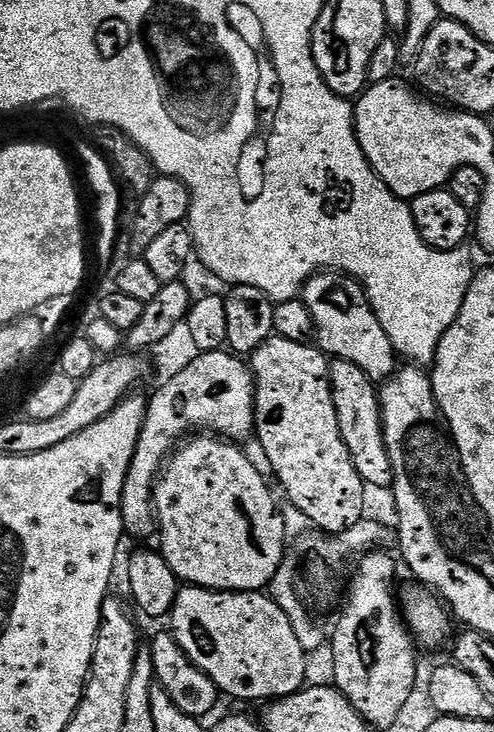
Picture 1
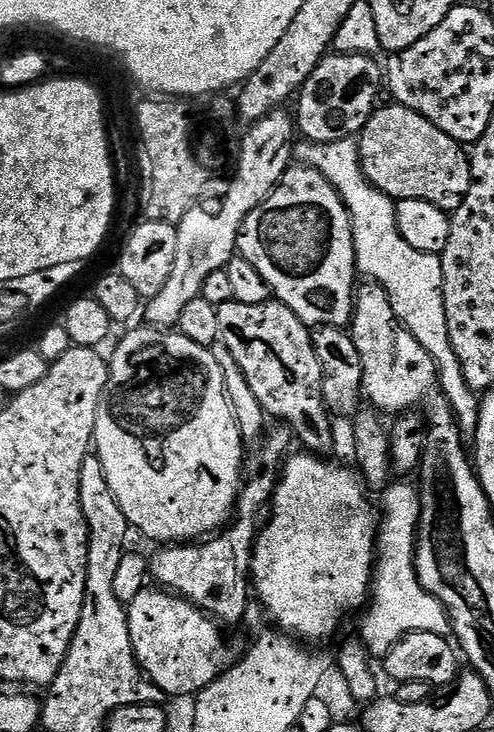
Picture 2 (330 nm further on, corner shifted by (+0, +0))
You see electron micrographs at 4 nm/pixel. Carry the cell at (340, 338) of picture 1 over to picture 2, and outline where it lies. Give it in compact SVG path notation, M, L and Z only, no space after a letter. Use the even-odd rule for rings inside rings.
M289 167L280 184L269 194L266 202L258 205L244 220L238 241L238 252L251 262L272 287L272 295L281 304L294 310L294 314L309 329L342 328L352 323L352 311L356 309L358 269L356 251L352 241L352 215L342 198L330 186L330 182L317 168Z

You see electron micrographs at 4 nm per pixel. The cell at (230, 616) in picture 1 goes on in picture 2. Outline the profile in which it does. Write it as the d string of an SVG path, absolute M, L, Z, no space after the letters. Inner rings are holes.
M147 586L126 607L136 661L148 679L164 691L165 697L195 697L229 667L221 625L184 597L156 586Z

